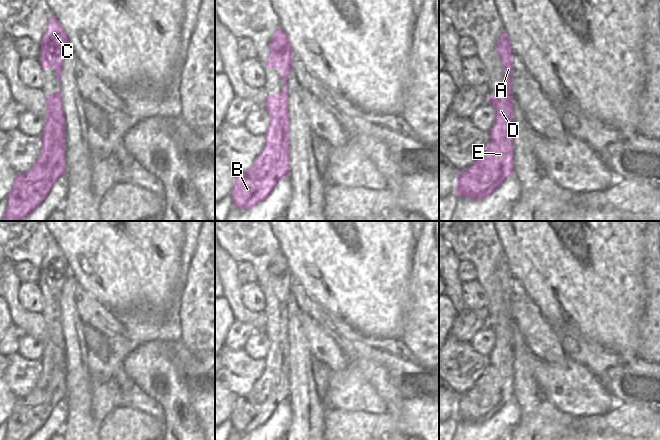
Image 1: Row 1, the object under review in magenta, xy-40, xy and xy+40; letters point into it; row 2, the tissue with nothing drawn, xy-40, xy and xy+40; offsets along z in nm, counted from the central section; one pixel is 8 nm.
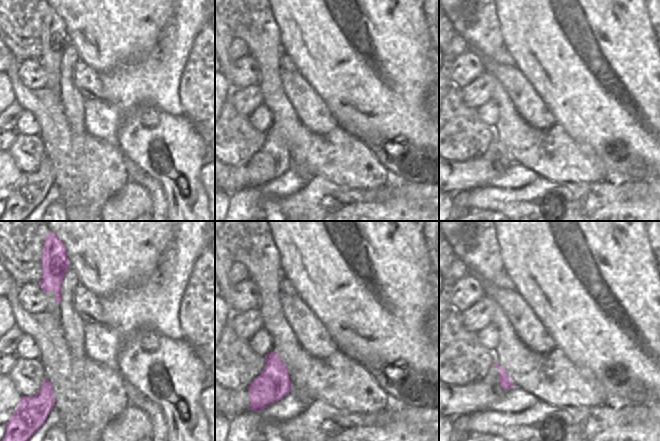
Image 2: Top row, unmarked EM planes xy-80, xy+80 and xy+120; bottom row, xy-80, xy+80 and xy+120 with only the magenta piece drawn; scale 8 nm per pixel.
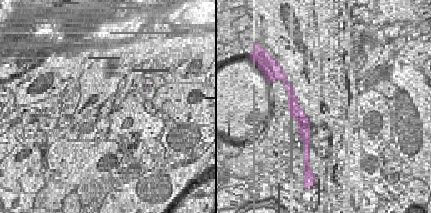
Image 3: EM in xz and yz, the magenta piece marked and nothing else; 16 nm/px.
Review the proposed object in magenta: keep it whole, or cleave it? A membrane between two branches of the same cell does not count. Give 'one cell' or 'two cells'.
one cell

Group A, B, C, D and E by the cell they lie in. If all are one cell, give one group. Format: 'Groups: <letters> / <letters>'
Groups: A B C D E.

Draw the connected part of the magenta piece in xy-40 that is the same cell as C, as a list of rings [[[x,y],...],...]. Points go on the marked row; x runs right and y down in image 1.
[[[51,15],[41,39],[41,68],[55,69],[59,91],[44,94],[47,103],[45,125],[41,133],[41,151],[30,170],[17,174],[7,195],[7,207],[2,221],[21,221],[47,197],[60,176],[65,176],[65,115],[61,103],[61,69],[69,51],[69,39],[55,17]]]

